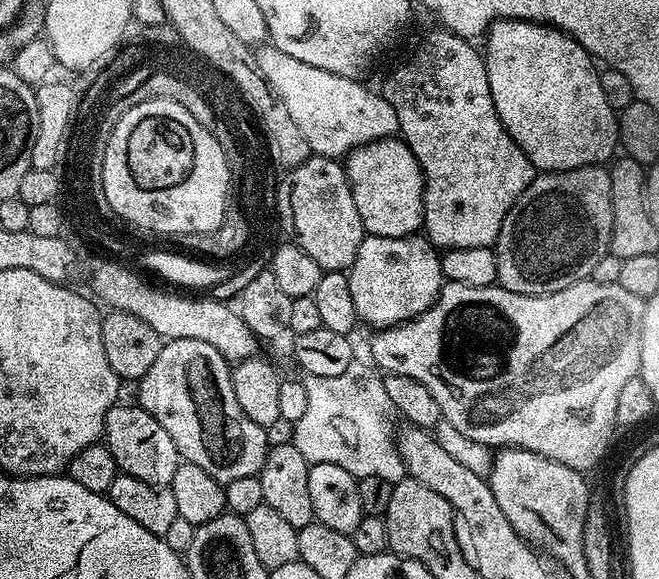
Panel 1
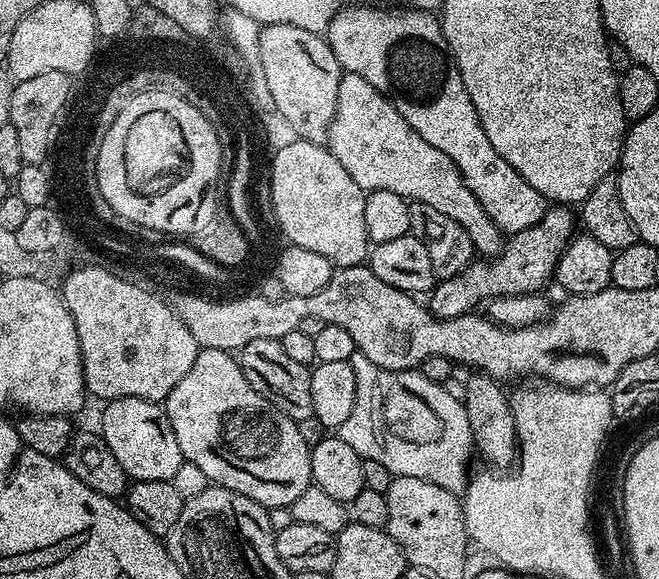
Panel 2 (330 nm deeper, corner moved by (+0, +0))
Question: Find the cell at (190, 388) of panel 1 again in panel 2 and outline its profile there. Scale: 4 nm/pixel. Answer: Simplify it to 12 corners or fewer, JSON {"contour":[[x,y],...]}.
{"contour":[[200,348],[170,390],[185,460],[266,509],[312,483],[310,440]]}

